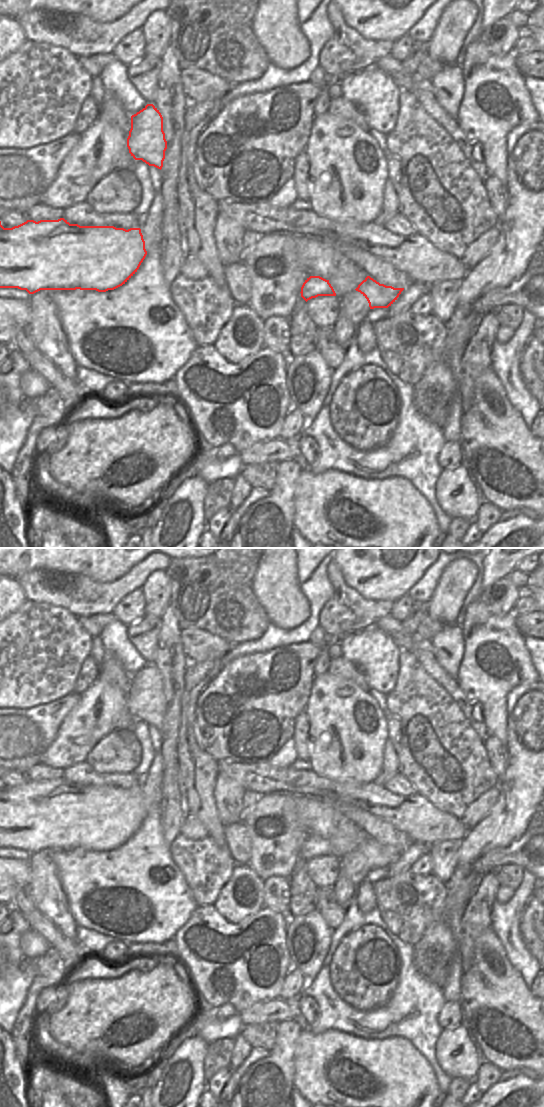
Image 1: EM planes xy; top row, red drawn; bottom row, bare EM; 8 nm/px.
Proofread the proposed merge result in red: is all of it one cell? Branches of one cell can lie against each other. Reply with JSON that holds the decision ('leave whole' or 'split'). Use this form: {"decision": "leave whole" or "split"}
{"decision": "leave whole"}

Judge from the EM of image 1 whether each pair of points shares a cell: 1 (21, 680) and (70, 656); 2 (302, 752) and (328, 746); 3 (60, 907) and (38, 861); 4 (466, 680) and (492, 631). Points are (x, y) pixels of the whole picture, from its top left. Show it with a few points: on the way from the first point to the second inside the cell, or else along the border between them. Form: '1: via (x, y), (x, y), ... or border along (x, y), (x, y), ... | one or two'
1: via (33, 668), (45, 656), (58, 656) | one
2: border along (308, 727), (310, 739), (309, 759) | two
3: via (49, 896), (45, 887), (43, 872) | one
4: via (474, 668), (474, 651), (480, 643) | one

